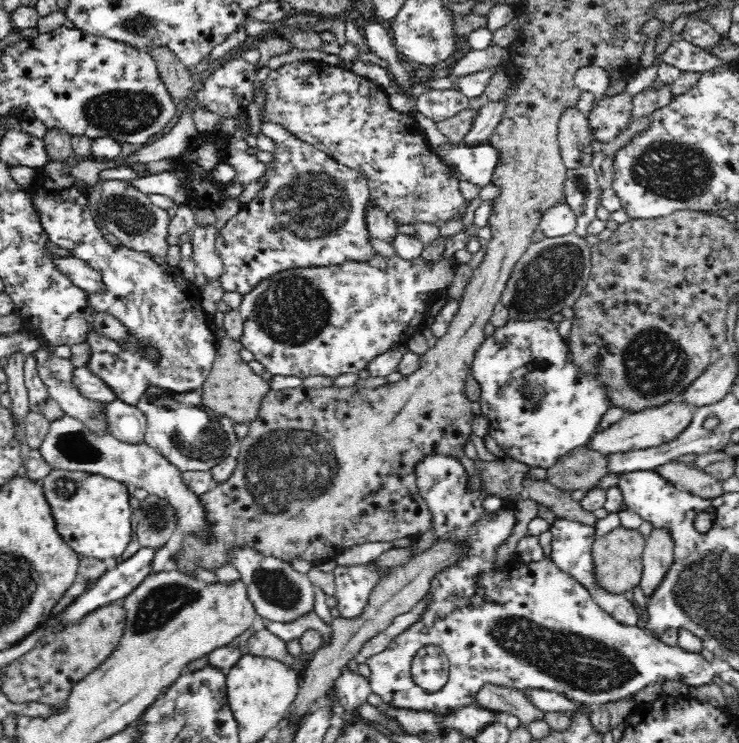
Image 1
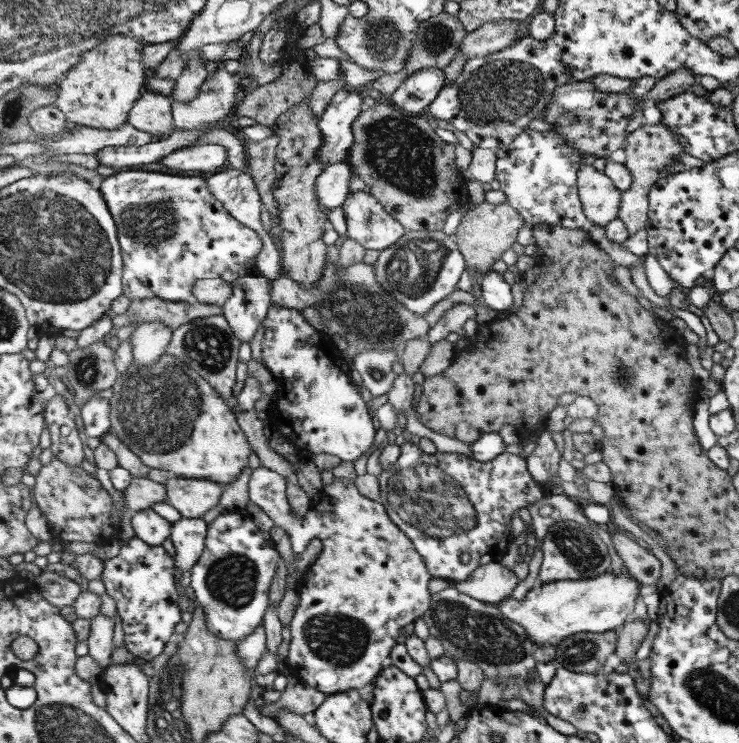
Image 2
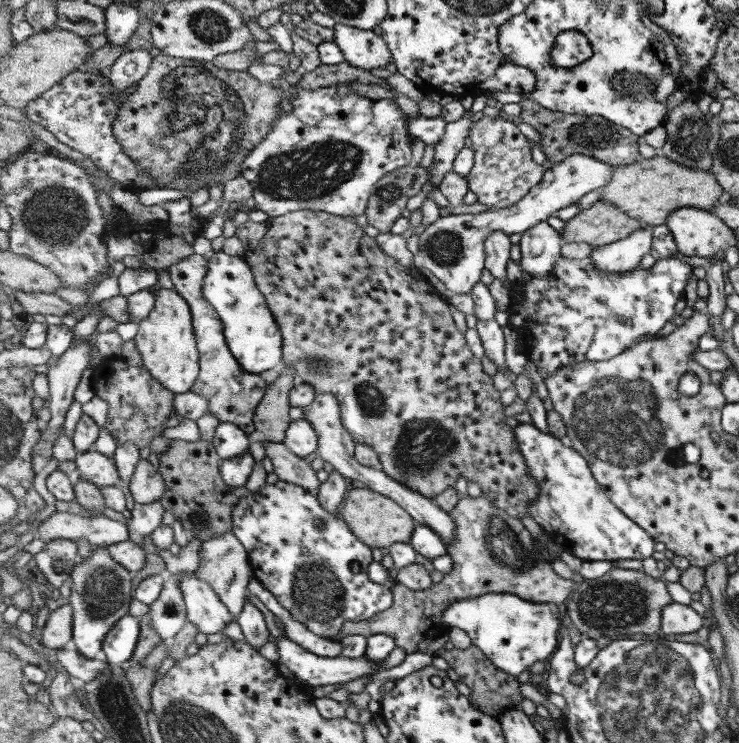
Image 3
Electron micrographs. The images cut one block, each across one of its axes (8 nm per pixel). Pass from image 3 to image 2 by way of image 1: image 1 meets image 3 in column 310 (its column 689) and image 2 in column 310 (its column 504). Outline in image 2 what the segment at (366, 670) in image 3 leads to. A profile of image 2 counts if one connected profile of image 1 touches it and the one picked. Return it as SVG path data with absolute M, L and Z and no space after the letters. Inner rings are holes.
M260 466L252 472L251 478L250 500L274 521L275 526L293 535L296 552L302 551L305 540L310 537L315 536L322 542L322 551L300 579L301 602L289 625L292 638L287 662L298 670L307 685L328 695L371 685L384 670L391 652L399 644L397 638L405 634L406 626L414 623L419 616L423 617L433 604L430 591L433 575L423 555L390 517L385 505L363 496L355 482L334 478L330 485L324 487L320 502L305 518L301 518L291 508L285 476Z

